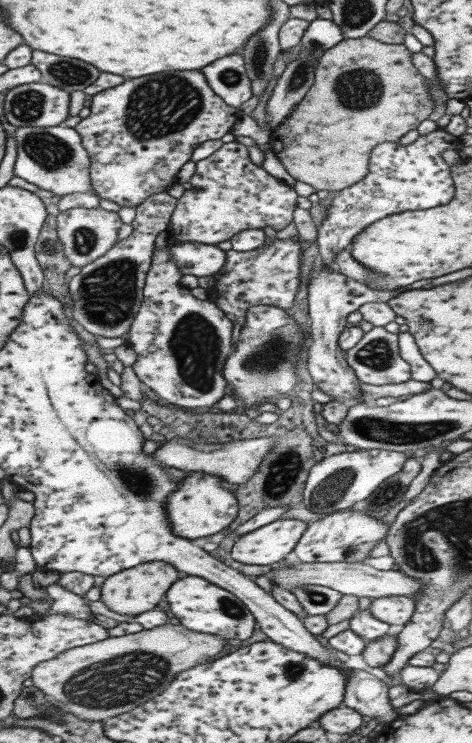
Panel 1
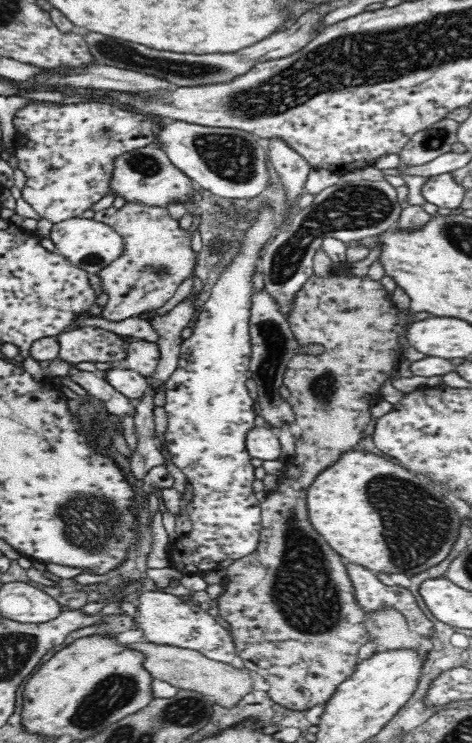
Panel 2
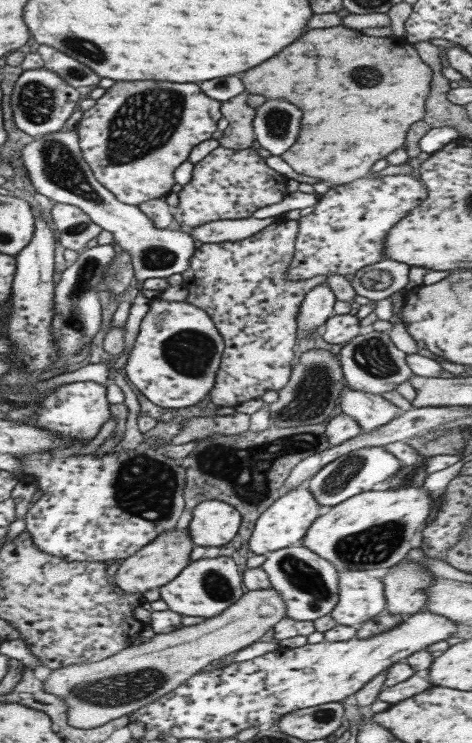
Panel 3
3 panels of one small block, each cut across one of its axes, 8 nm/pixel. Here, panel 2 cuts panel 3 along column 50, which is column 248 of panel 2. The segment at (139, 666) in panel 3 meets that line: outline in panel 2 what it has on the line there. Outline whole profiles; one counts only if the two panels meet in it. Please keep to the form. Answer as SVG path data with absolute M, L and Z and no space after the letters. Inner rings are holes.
M147 640L129 644L129 647L145 654L143 665L152 678L166 681L182 690L192 690L206 695L213 703L224 708L236 706L243 696L253 691L253 680L250 673L244 671L244 667L238 663L218 662L197 650L158 644Z

